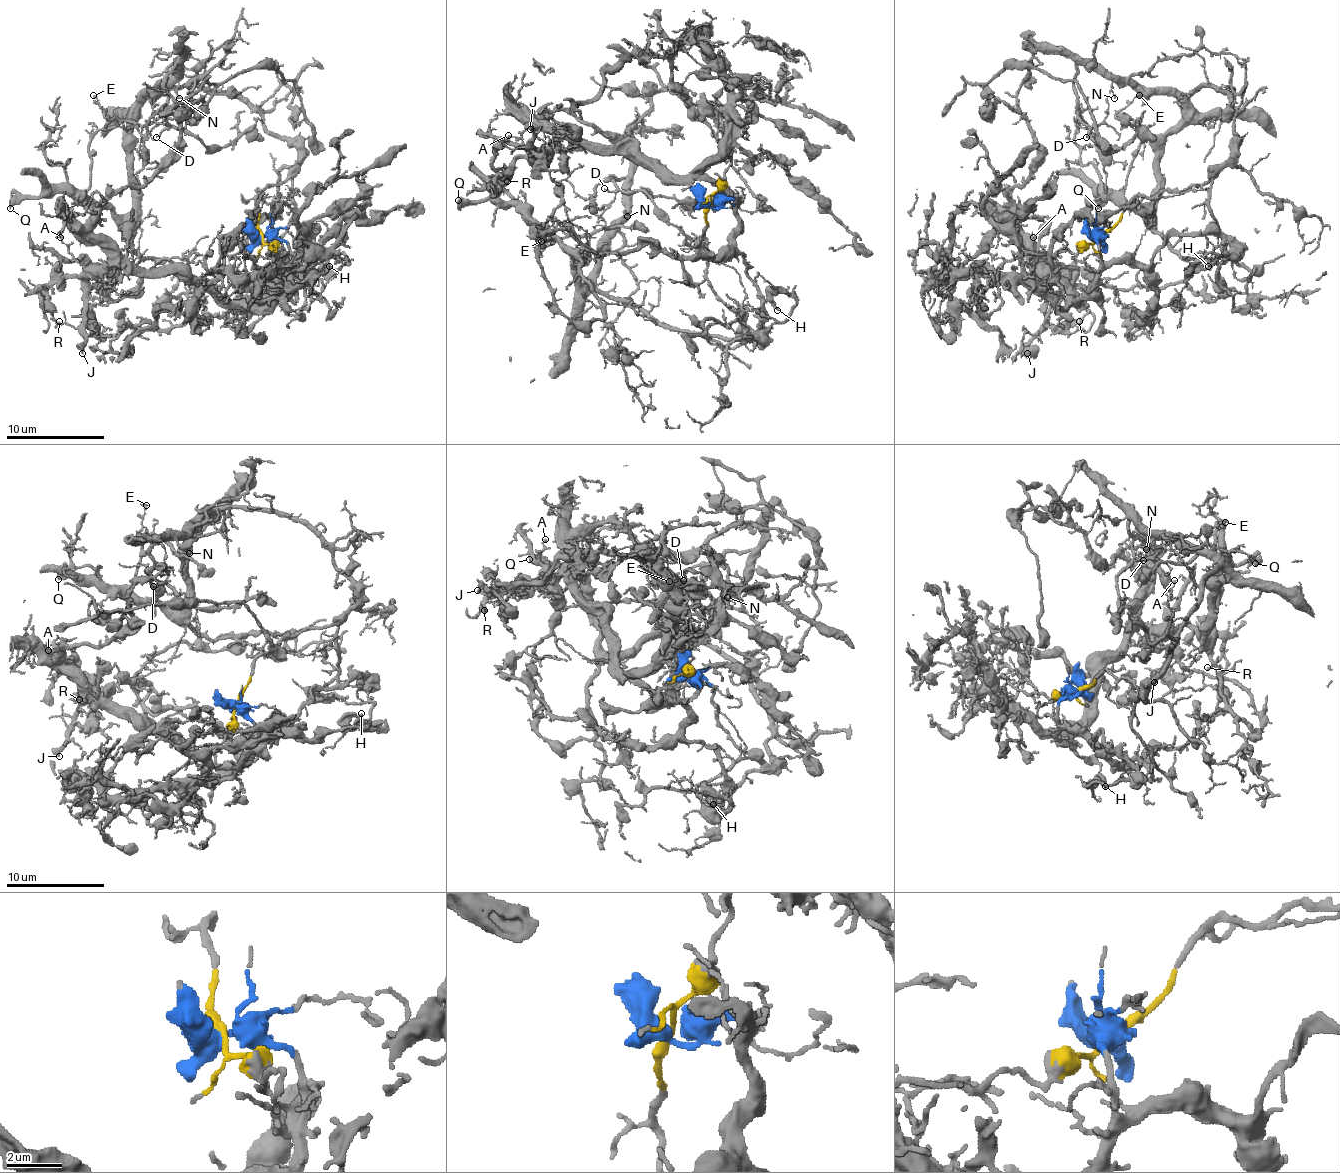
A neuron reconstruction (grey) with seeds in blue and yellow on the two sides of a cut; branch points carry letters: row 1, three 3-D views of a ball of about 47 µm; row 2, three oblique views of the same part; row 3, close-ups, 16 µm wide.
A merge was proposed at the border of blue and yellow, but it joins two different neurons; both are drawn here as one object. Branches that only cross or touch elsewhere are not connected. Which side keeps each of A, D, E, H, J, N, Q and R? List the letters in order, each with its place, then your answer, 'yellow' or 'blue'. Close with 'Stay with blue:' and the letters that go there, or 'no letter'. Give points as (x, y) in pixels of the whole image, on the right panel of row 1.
A: place (1033, 237); blue
D: place (1086, 137); yellow
E: place (1139, 95); yellow
H: place (1208, 266); blue
J: place (1027, 353); blue
N: place (1114, 98); yellow
Q: place (1098, 208); yellow
R: place (1079, 321); blue
Stay with blue: A, H, J, R

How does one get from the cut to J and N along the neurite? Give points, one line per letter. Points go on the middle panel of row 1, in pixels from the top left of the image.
J: (709, 203), (739, 201), (702, 176), (667, 176), (613, 147), (576, 144), (552, 149), (537, 162), (530, 130)
N: (709, 203), (707, 280), (741, 321), (746, 334), (741, 339), (660, 326), (596, 287), (598, 243), (628, 216)

